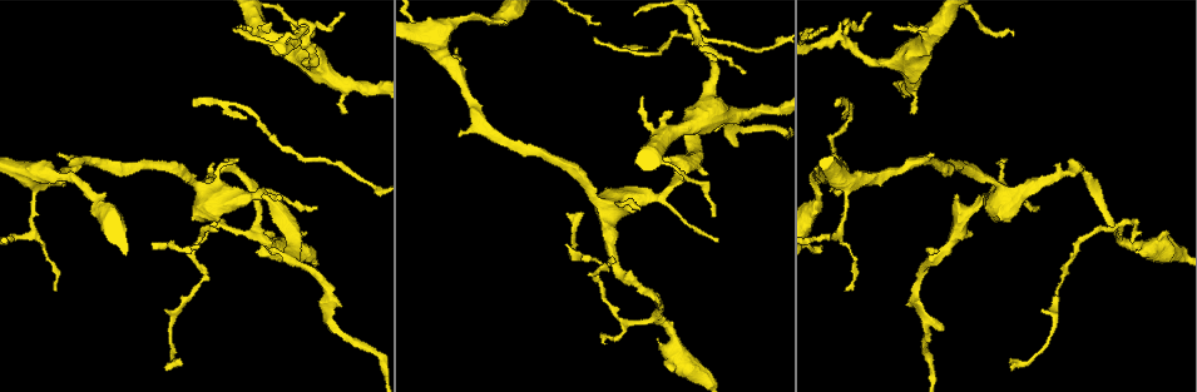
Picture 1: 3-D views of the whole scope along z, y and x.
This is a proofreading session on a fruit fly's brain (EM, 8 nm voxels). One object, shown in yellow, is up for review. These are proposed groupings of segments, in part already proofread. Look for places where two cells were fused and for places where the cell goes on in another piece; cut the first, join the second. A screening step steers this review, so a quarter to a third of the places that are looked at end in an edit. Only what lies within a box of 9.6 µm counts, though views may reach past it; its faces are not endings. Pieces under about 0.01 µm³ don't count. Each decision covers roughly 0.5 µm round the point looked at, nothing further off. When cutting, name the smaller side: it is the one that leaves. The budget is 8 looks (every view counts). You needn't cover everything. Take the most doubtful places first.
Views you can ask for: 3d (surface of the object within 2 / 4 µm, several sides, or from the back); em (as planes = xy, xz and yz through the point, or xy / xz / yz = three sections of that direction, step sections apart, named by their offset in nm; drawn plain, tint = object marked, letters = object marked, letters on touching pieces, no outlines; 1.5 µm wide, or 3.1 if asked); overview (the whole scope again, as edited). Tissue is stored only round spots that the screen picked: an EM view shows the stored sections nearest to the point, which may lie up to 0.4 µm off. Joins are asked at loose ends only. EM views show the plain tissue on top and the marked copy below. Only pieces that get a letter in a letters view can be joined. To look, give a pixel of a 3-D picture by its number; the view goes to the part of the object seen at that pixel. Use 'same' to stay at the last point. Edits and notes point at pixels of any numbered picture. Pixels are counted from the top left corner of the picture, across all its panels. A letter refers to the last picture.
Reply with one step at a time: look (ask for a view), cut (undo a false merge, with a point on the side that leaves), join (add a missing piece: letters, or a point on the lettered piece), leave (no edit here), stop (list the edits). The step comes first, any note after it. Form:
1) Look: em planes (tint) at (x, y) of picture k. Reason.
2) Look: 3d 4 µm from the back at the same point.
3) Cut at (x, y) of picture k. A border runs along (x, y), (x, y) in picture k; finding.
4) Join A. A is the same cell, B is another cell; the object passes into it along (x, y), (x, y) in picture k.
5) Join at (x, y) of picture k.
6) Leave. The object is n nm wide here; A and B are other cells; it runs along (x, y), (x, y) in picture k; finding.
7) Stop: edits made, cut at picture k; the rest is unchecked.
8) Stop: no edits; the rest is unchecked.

Look: em planes (letters) at (640, 96) of picture 1. Free end.

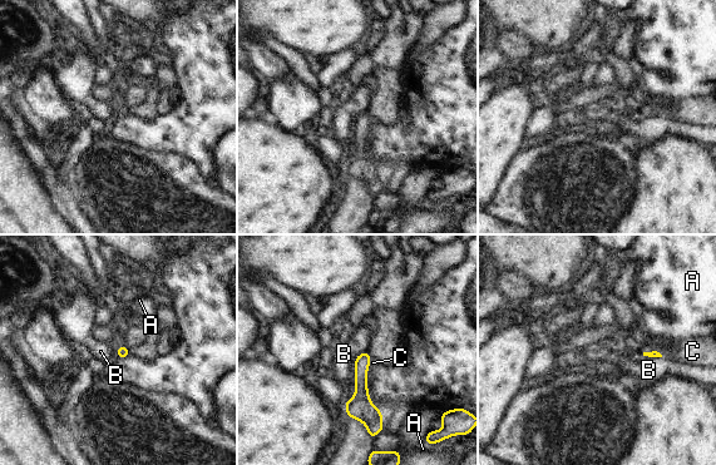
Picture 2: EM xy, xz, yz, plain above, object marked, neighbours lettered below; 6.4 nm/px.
Leave. A, B and C are other cells; a border runs along (368, 351), (360, 352), (355, 357) in picture 2; none of them fits.

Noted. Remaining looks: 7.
Look: em planes (letters) at (342, 113) of picture 1. Free end.

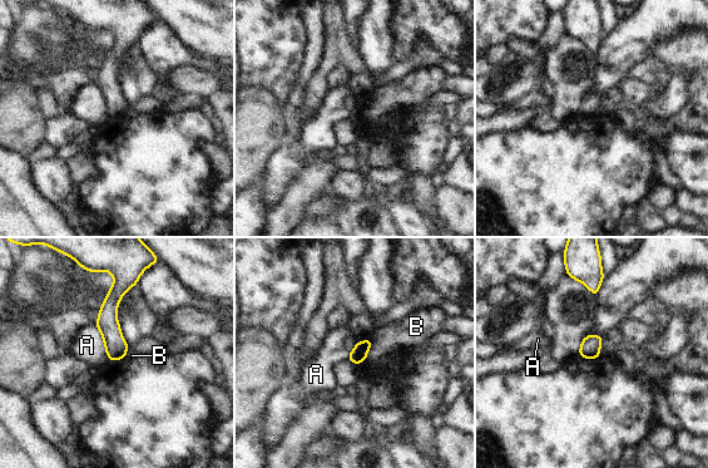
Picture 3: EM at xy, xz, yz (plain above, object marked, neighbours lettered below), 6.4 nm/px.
Join B. B is the same cell, A is another cell; the object passes into it along (359, 354), (369, 349), (401, 335) in picture 3; the cell continues.

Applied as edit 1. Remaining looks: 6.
Look: overview.

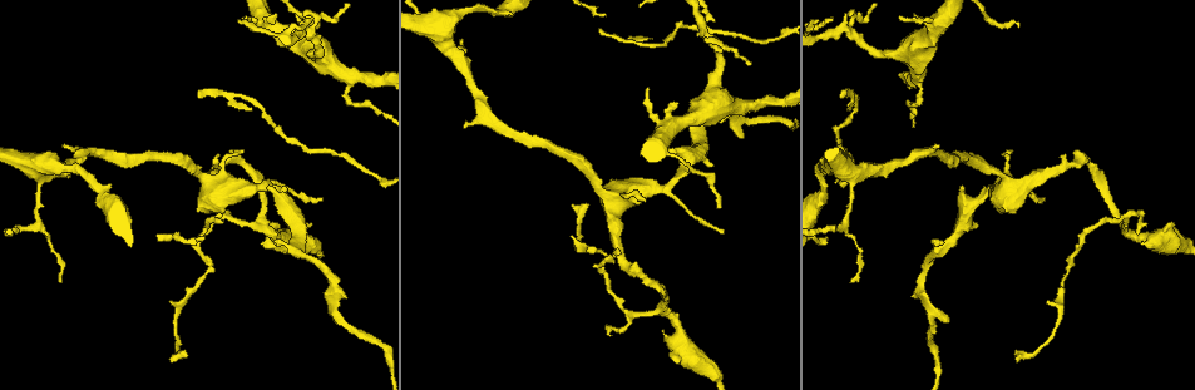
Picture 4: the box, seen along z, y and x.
Look: em planes (tint) at (871, 169) of picture 4. Calibre changes.

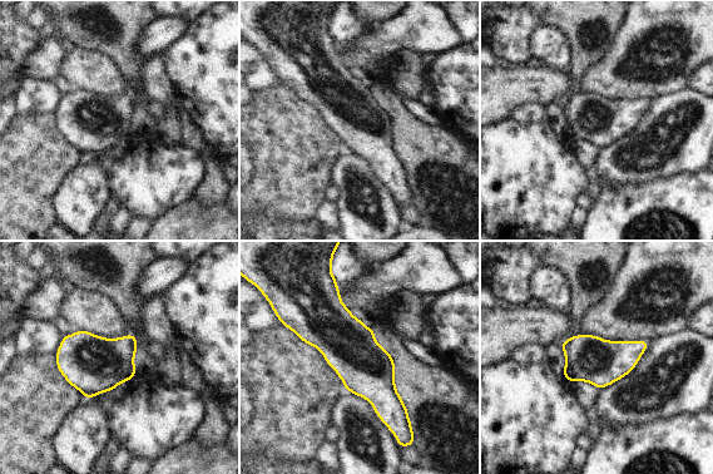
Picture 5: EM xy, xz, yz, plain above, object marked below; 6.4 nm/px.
Look: em planes (letters) at the same point.

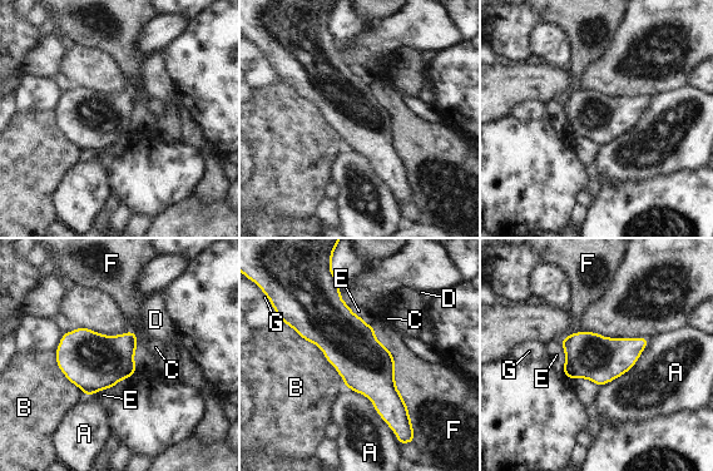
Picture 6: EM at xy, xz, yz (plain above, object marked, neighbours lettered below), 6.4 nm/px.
Leave. A, B, C, D, E, F and G are other cells; a border runs along (347, 387), (364, 393), (397, 437) in picture 6; one cell here.

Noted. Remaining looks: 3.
Stop: edits made, join at picture 3; the rest is unchecked.

